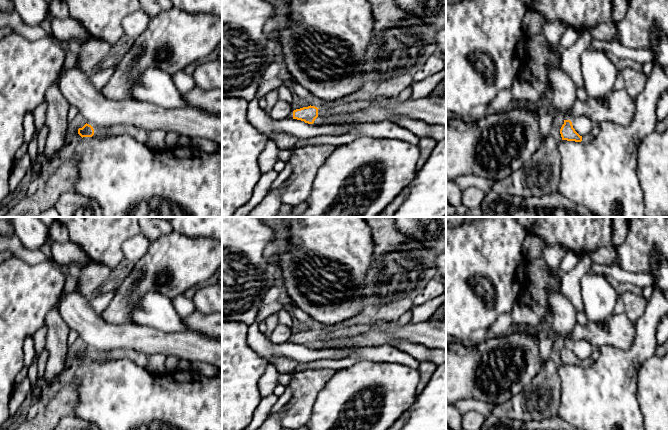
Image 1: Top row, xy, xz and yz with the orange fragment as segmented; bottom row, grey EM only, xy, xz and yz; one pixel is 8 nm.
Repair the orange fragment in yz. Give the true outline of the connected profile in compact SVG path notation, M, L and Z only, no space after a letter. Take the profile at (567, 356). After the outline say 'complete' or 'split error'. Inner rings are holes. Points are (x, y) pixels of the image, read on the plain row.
M564 344L564 348L560 353L562 364L581 366L582 360L580 360L573 352L570 344Z; complete

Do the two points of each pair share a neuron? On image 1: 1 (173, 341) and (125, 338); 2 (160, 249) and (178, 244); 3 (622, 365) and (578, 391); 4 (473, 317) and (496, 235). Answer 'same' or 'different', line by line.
1: same
2: same
3: same
4: same

